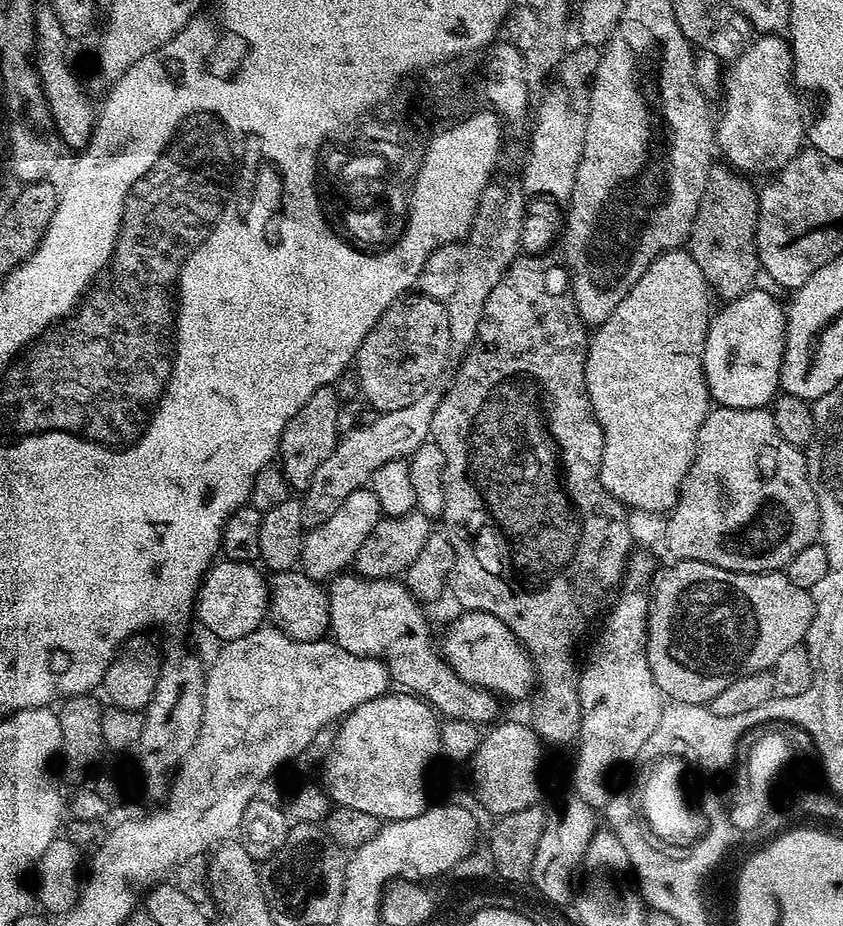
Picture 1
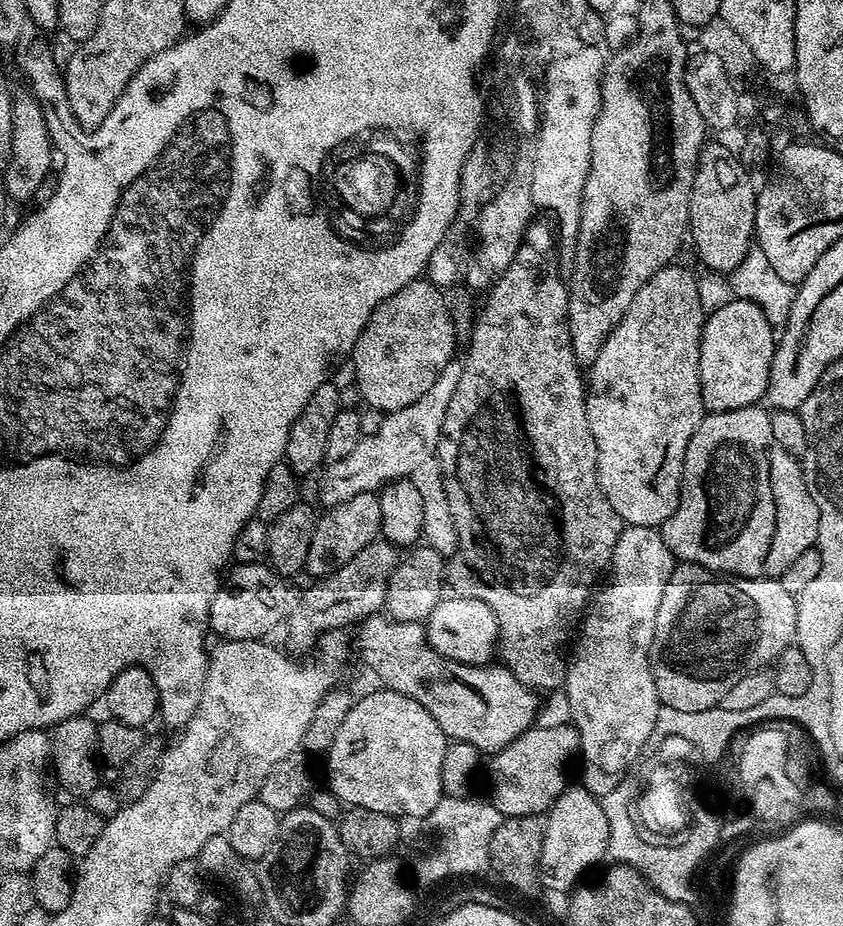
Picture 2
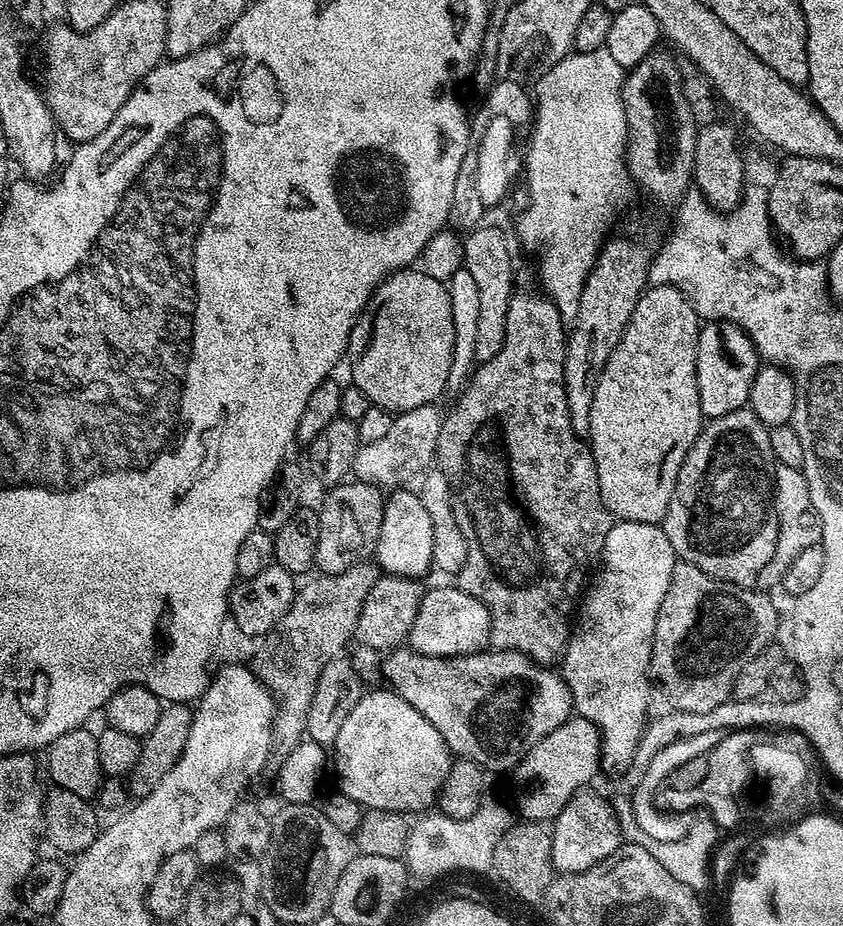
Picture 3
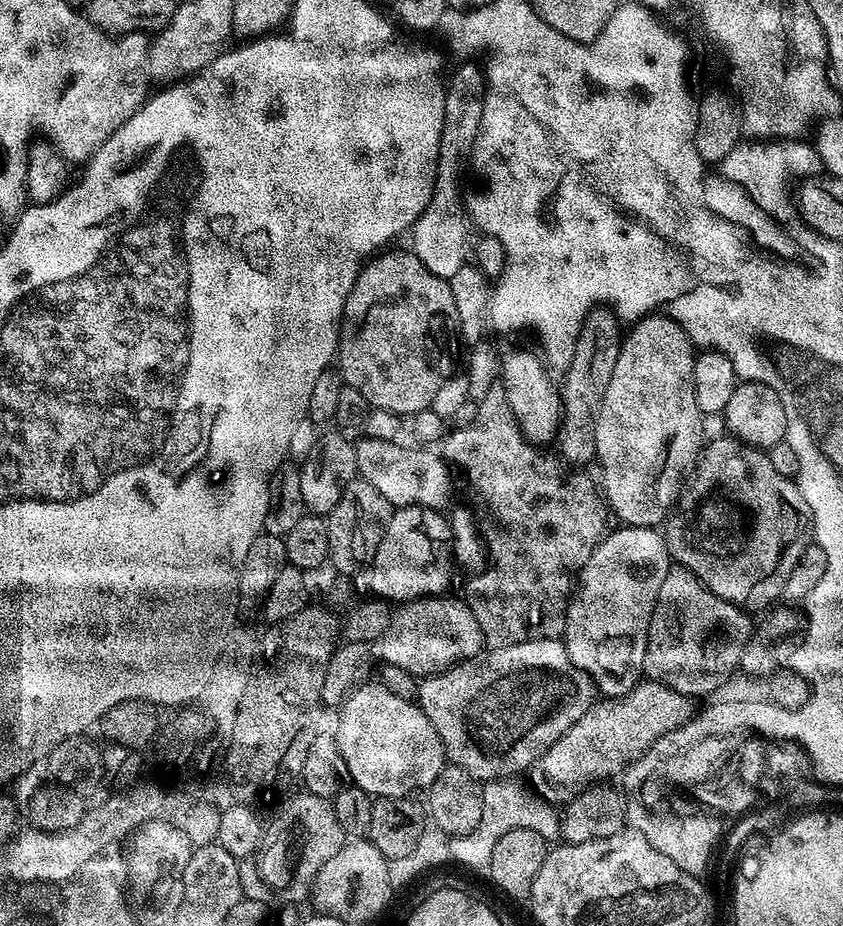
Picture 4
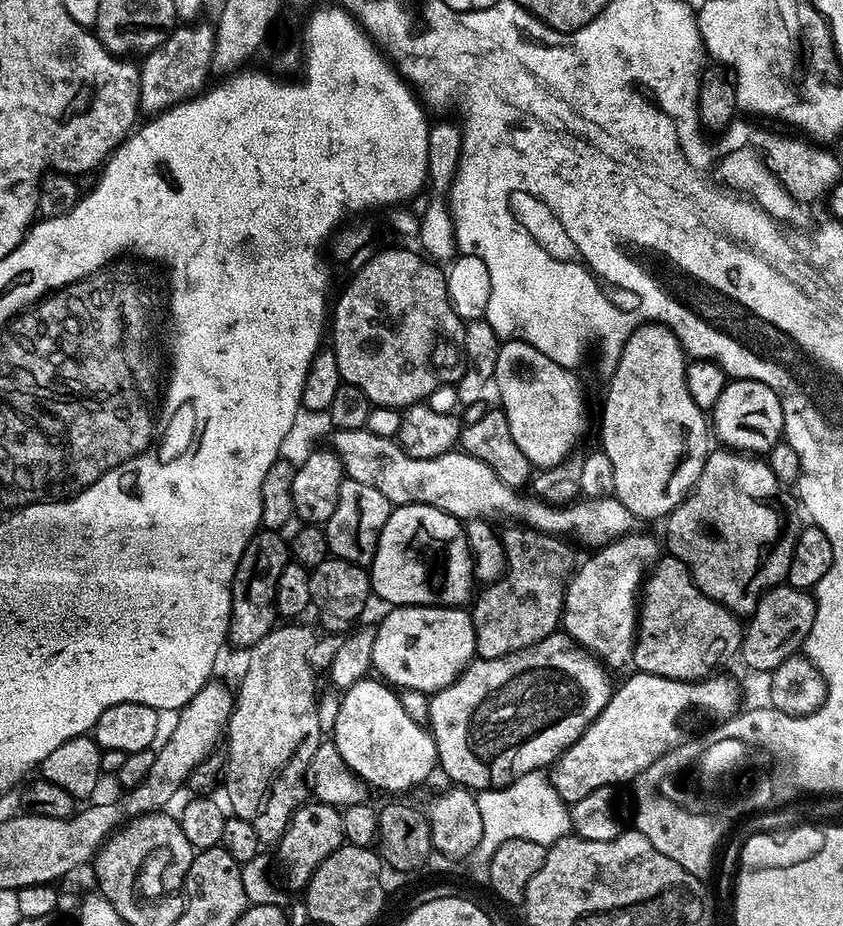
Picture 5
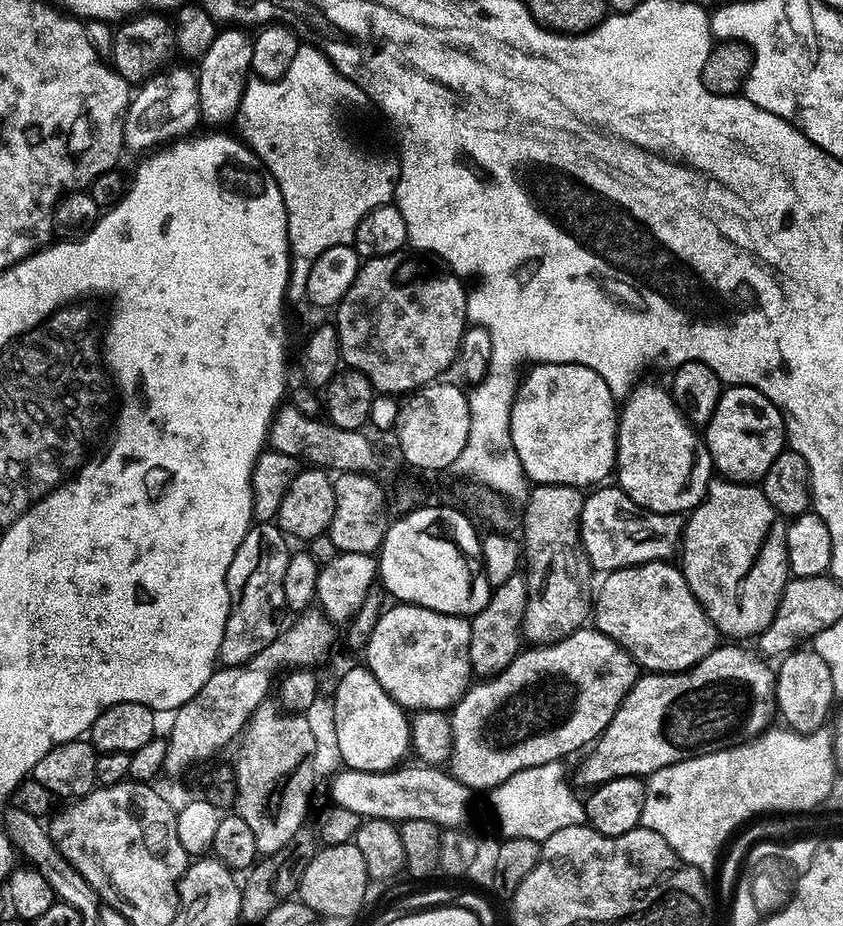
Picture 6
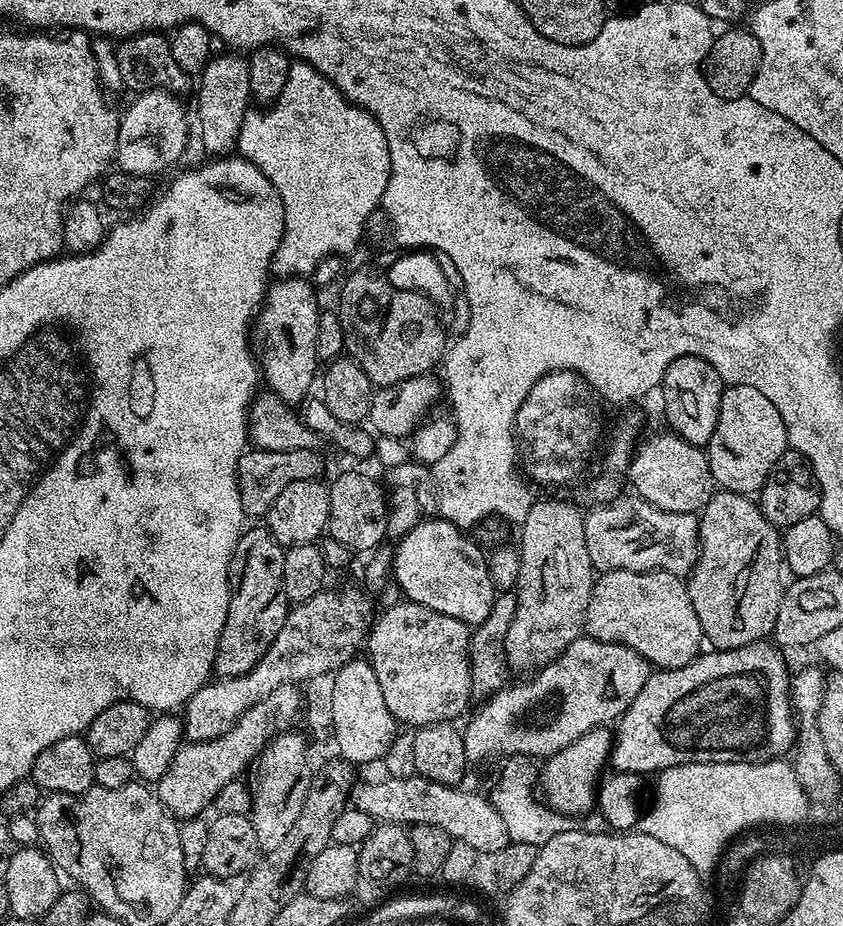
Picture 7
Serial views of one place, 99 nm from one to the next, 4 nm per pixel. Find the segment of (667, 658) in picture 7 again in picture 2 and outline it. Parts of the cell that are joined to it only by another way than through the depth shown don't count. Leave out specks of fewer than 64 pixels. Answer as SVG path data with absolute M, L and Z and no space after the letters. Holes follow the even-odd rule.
M681 563L669 575L662 590L662 603L658 605L658 618L654 622L654 638L652 639L652 650L650 659L652 662L652 677L656 693L661 705L683 712L701 712L711 708L719 708L722 698L726 698L726 693L738 683L738 678L742 678L747 672L756 672L760 668L769 667L779 656L782 650L786 650L796 638L796 596L778 578L766 580L751 580L741 576L731 578L721 578L717 573L708 572L697 564Z

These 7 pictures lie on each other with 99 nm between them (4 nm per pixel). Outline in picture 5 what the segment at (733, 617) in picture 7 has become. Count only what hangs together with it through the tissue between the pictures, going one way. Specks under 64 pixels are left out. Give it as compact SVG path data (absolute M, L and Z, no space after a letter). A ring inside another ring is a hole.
M716 454L709 455L706 466L700 475L700 481L696 487L684 497L673 512L668 513L666 523L668 523L668 548L671 555L677 556L682 563L688 567L688 572L692 575L692 581L702 590L702 594L709 596L714 602L718 602L729 612L740 618L751 616L756 606L746 606L746 594L750 582L764 570L768 558L774 554L776 542L780 534L784 536L786 532L786 522L790 516L798 516L797 509L792 506L772 508L776 494L781 489L781 485L774 478L774 474L769 470L767 463L755 464L755 459L745 458L740 454L728 454L724 464L728 468L720 469L720 460Z

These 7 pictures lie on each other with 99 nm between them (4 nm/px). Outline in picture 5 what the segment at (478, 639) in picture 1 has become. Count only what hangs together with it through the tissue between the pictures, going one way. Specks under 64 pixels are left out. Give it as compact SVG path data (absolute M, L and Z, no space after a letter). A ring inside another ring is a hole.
M409 604L396 606L384 616L384 621L377 623L377 637L374 641L372 668L383 677L389 685L397 689L418 690L435 694L450 686L464 673L476 656L476 639L471 611L463 607L446 608L431 604Z

